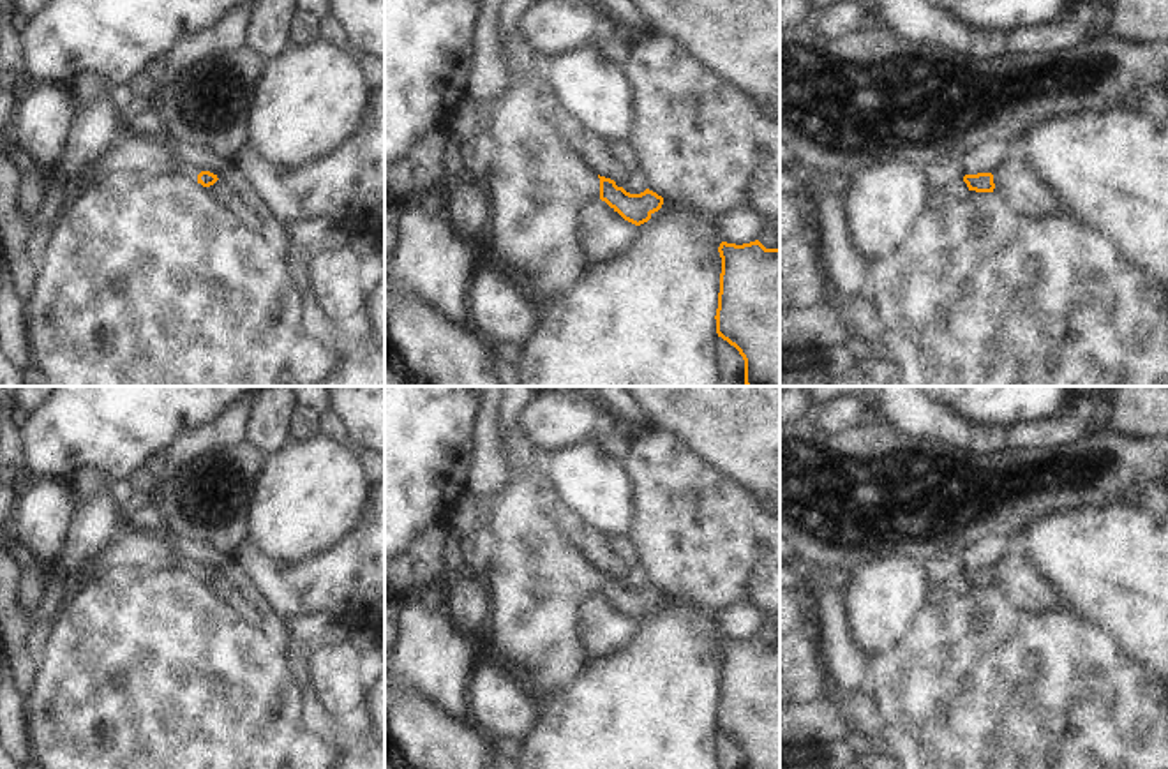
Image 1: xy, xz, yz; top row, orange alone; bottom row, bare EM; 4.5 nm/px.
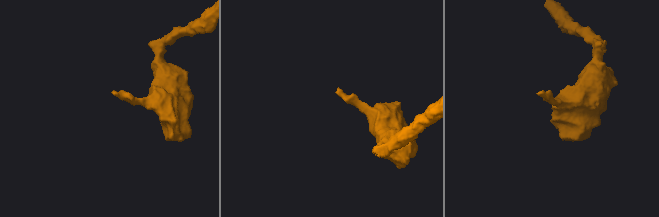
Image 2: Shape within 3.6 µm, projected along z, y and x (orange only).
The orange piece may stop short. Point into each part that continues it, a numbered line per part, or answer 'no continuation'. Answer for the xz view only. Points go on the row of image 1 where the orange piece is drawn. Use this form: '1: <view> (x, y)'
no continuation

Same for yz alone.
no continuation

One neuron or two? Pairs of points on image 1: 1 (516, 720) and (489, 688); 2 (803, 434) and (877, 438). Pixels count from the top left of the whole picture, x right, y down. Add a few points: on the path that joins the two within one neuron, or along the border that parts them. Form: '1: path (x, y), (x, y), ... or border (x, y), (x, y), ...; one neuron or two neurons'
1: path (509, 713), (494, 695); one neuron
2: path (821, 445), (860, 445); one neuron

